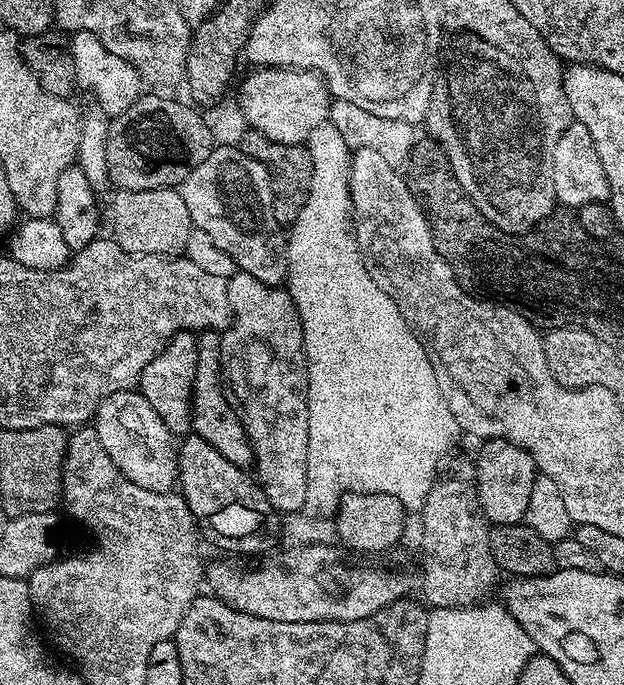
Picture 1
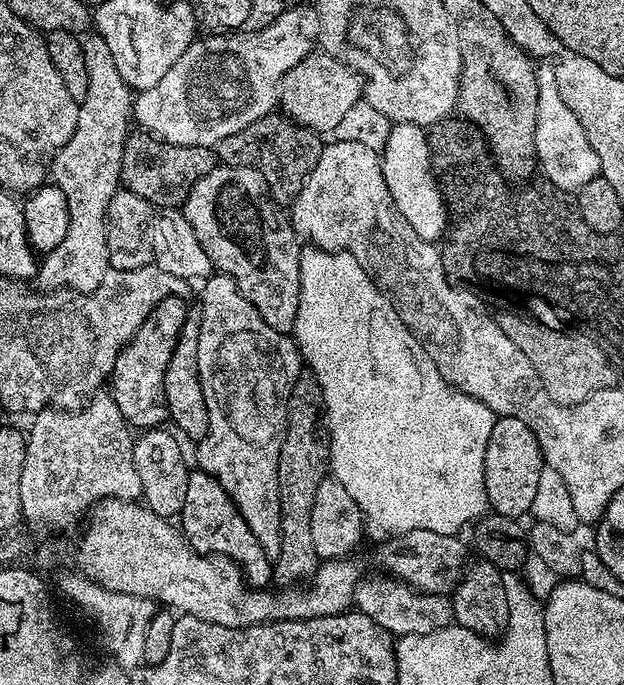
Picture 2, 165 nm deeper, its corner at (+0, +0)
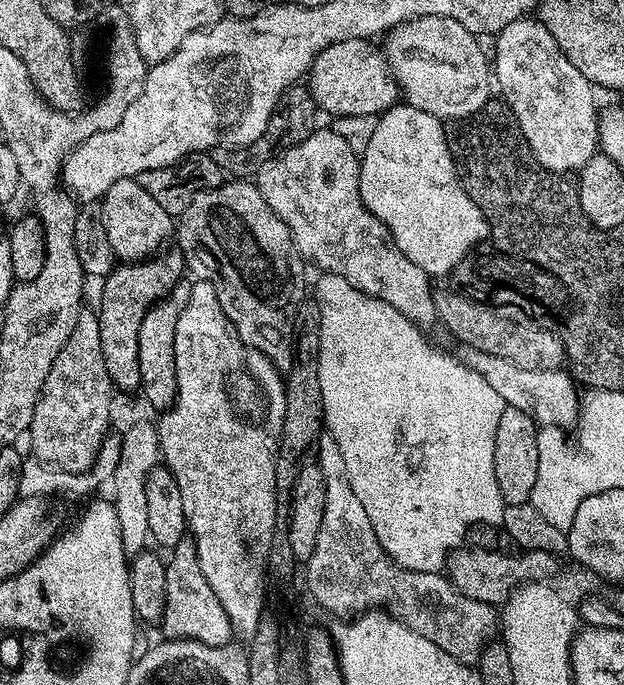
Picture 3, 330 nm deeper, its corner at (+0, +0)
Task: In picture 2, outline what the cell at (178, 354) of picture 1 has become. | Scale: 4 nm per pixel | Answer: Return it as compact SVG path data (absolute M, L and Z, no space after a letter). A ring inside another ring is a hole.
M167 296L150 310L150 314L142 322L138 334L130 338L130 342L114 362L114 370L110 377L110 395L118 410L122 410L122 418L136 430L156 430L160 423L168 420L166 406L166 366L170 366L170 358L174 354L174 346L180 337L182 326L188 317L190 304L183 296Z

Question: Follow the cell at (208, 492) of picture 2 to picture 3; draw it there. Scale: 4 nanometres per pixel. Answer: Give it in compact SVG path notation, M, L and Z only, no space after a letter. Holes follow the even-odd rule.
M192 538L180 540L171 549L170 559L166 563L166 606L162 627L163 635L170 640L197 640L206 646L223 646L233 639L230 618L220 605L218 594L210 588L206 574L202 574L196 543Z

